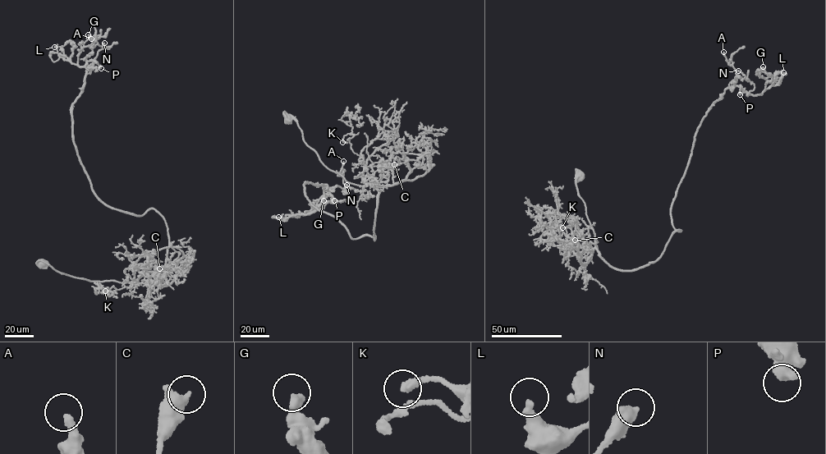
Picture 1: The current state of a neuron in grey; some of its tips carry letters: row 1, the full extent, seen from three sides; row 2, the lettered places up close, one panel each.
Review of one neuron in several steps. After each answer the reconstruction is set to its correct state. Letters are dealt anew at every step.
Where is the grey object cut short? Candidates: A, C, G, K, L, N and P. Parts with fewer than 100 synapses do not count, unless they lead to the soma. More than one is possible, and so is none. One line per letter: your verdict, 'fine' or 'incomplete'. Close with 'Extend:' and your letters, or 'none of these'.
A: fine
C: fine
G: fine
K: incomplete
L: fine
N: fine
P: fine
Extend: K

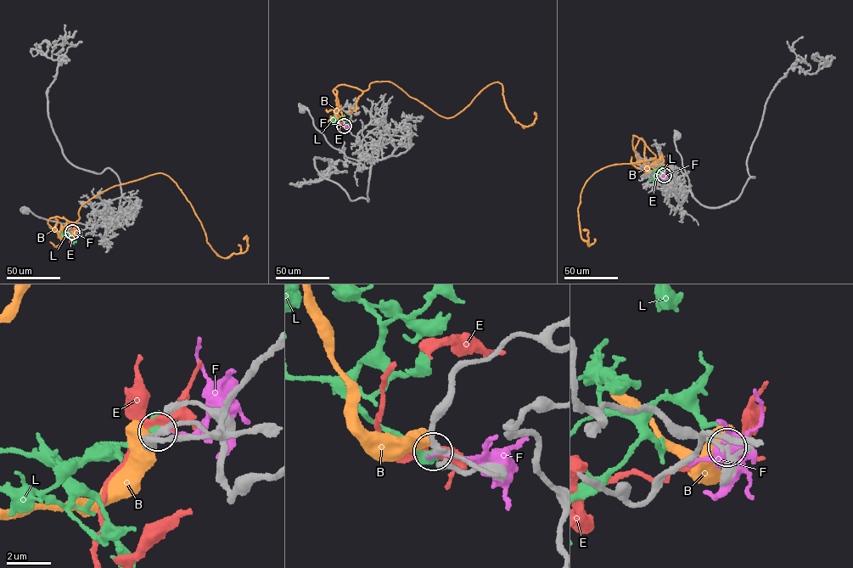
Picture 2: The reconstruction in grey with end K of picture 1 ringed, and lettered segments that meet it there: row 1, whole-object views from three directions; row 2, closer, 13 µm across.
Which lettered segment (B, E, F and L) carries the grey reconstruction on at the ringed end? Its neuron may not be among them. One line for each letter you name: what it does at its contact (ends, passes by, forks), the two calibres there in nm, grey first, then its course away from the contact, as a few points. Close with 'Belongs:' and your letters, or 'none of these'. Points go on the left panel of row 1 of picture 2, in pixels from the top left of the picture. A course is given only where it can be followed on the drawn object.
L: it ends there; 220 nm thick on the grey side, 480 nm on the other; it runs (72, 232), (67, 233), (76, 242)
Belongs: L

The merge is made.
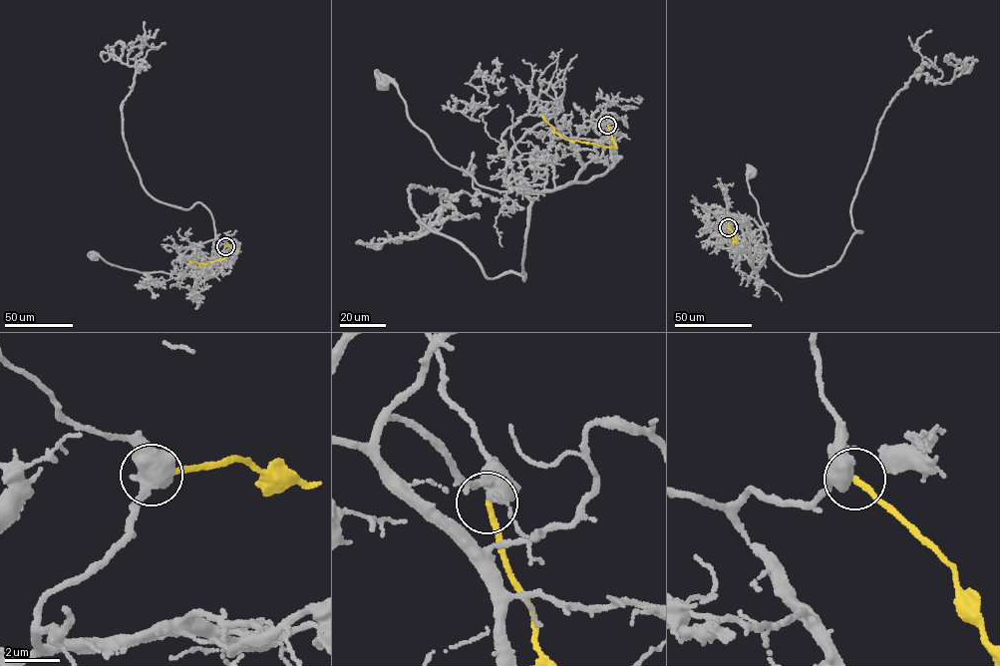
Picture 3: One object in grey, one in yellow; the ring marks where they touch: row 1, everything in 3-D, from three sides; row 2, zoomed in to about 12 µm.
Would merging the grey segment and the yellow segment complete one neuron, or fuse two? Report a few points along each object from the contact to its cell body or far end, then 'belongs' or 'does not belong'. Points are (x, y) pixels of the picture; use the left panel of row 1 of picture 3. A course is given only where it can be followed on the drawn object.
grey via (225, 246), (219, 254), (238, 251), (212, 276), (200, 274), (192, 265), (177, 273), (141, 272), (95, 255) | yellow via (225, 246), (235, 250), (223, 258), (206, 263), (189, 260) | does not belong

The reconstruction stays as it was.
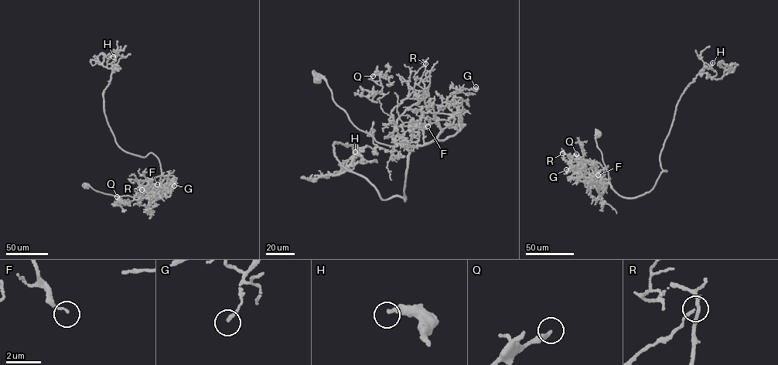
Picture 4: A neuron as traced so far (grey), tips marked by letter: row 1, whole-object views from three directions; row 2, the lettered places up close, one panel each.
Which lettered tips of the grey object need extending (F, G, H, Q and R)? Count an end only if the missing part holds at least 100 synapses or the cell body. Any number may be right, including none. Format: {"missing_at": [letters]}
{"missing_at": []}

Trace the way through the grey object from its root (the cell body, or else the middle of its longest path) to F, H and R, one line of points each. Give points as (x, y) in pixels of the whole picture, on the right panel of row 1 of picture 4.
F: (598, 134), (595, 140), (610, 185), (608, 183), (601, 194), (592, 173), (595, 164), (598, 175)
H: (598, 134), (612, 188), (647, 192), (667, 171), (677, 101), (698, 74), (715, 76), (712, 63)
R: (598, 134), (595, 140), (610, 185), (605, 179), (605, 184), (597, 176), (595, 166), (583, 157), (562, 153)

